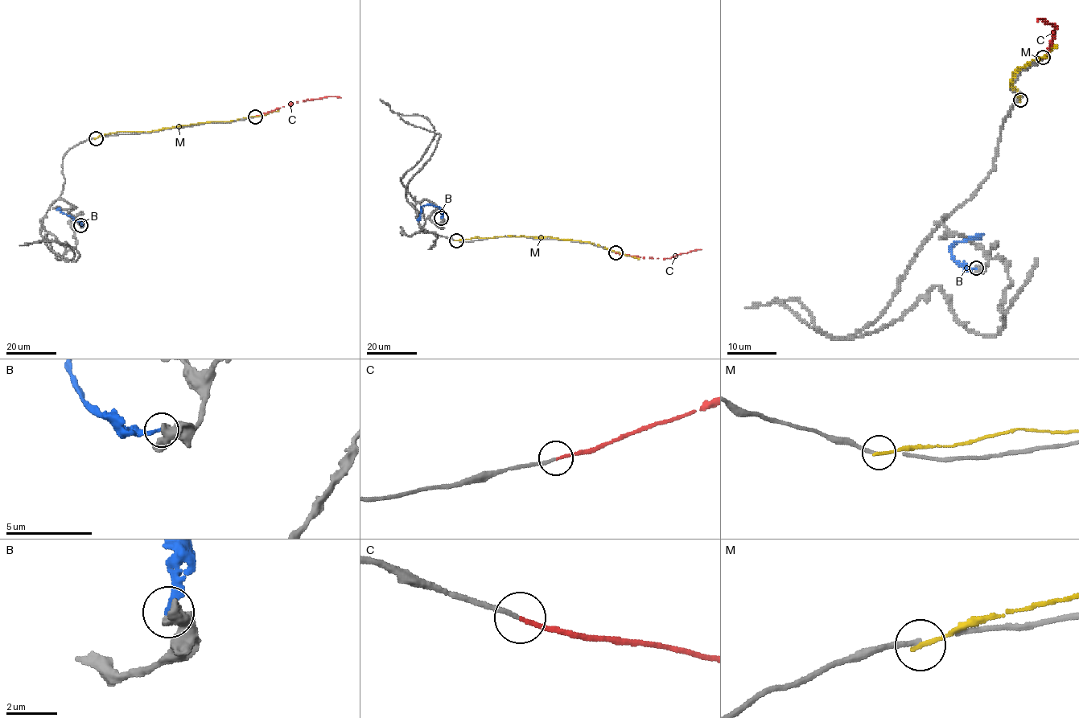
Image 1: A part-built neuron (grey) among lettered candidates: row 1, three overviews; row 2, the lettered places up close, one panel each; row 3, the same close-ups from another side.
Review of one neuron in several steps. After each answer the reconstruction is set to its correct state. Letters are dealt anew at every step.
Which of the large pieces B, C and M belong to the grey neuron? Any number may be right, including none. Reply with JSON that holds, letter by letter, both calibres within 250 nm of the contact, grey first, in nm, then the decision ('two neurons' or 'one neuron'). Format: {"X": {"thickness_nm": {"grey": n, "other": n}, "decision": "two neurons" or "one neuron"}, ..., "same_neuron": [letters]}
{"B": {"thickness_nm": {"grey": 500, "other": 200}, "decision": "two neurons"}, "C": {"thickness_nm": {"grey": 160, "other": 150}, "decision": "one neuron"}, "M": {"thickness_nm": {"grey": 140, "other": 170}, "decision": "two neurons"}, "same_neuron": ["C"]}

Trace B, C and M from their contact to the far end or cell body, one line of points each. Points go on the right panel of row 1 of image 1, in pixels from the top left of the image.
B: (977, 268), (965, 269), (951, 254), (951, 247), (957, 242), (982, 235)
C: (1043, 57), (1052, 45), (1055, 26), (1043, 19), (1036, 20)
M: (1020, 100), (1018, 92), (1013, 89), (1015, 86), (1011, 88), (1013, 74), (1028, 63), (1043, 58), (1055, 46)

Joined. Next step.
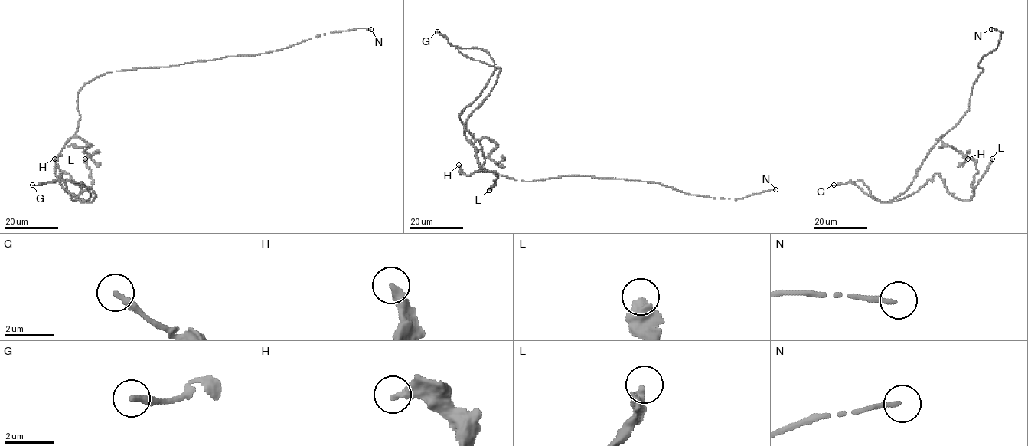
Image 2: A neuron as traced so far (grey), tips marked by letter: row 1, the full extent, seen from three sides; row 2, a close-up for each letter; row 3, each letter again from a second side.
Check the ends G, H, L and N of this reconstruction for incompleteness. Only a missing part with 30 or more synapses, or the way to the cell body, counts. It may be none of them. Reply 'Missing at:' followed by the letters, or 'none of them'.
Missing at: N

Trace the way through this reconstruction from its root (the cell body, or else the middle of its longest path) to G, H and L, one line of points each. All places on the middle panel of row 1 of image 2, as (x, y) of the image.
G: (463, 124), (459, 114), (480, 94), (494, 70), (494, 62), (482, 49), (451, 45), (447, 38), (437, 31)
H: (463, 124), (494, 70), (478, 48), (458, 48), (500, 68), (464, 129), (485, 171), (458, 165)
L: (463, 124), (494, 70), (478, 48), (458, 48), (500, 68), (464, 129), (478, 165), (497, 174), (489, 190)

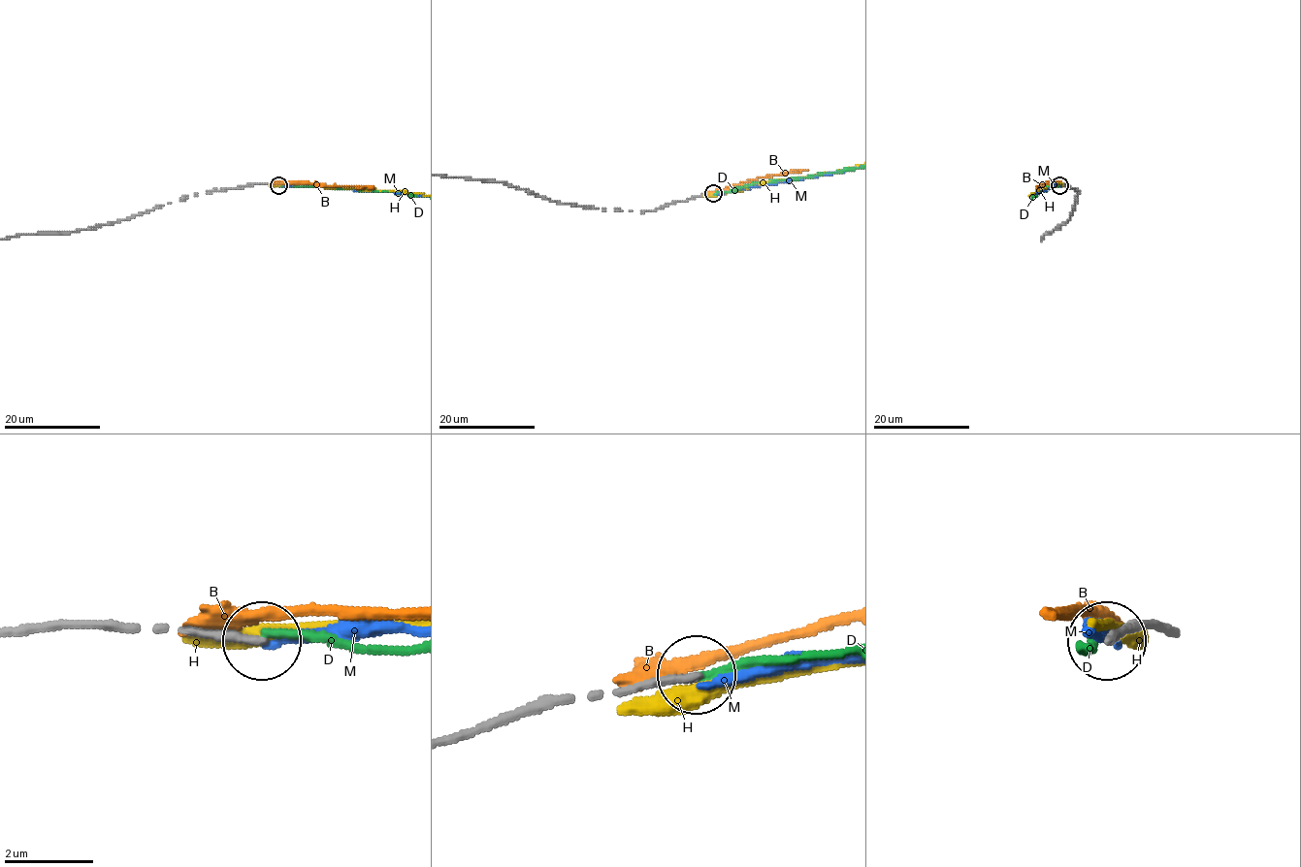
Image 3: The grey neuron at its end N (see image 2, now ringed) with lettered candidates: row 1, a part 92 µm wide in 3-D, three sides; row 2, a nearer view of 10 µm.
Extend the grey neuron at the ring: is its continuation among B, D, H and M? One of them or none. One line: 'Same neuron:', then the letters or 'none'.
Same neuron: none

